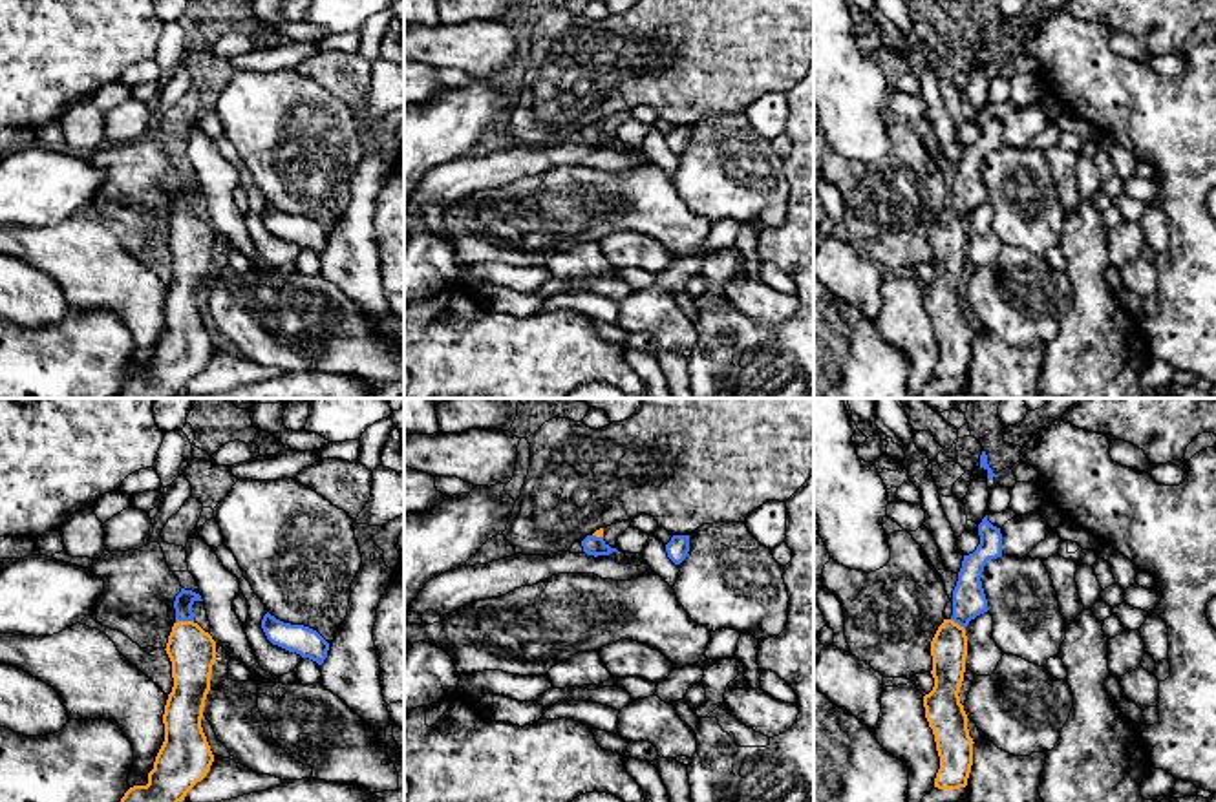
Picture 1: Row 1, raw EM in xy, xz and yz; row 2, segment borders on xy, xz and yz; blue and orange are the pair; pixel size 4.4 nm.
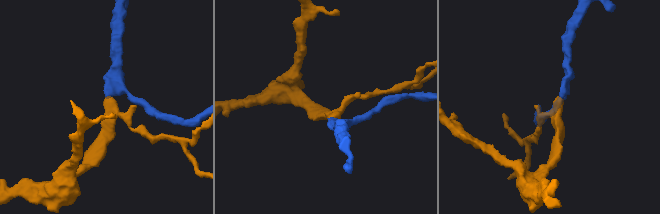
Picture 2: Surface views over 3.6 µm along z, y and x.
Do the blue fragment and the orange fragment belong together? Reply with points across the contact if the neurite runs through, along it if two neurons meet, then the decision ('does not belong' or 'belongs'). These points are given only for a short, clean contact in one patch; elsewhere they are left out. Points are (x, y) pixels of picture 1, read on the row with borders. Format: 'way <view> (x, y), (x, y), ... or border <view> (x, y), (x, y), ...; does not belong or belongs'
way xy (183, 601), (183, 620), (187, 643), (192, 651); belongs

